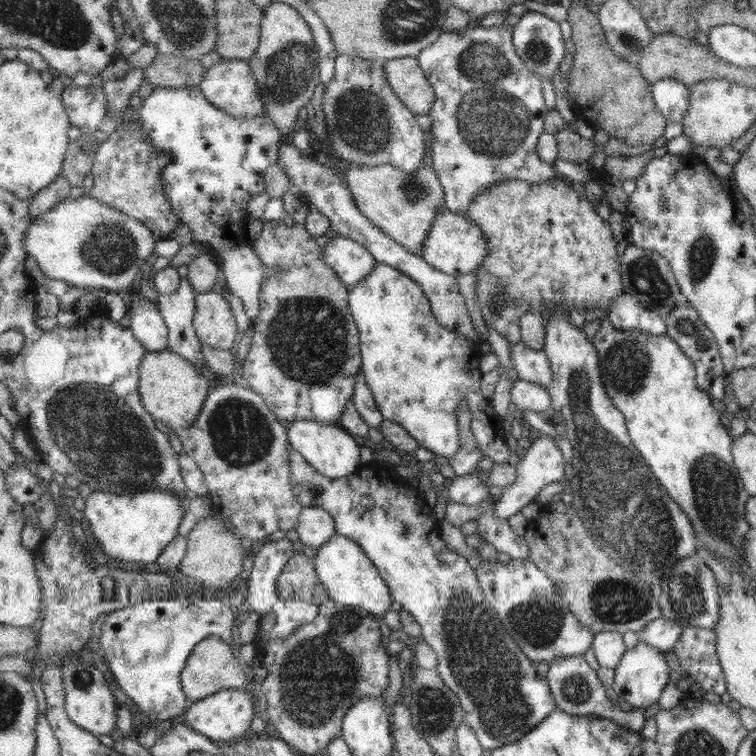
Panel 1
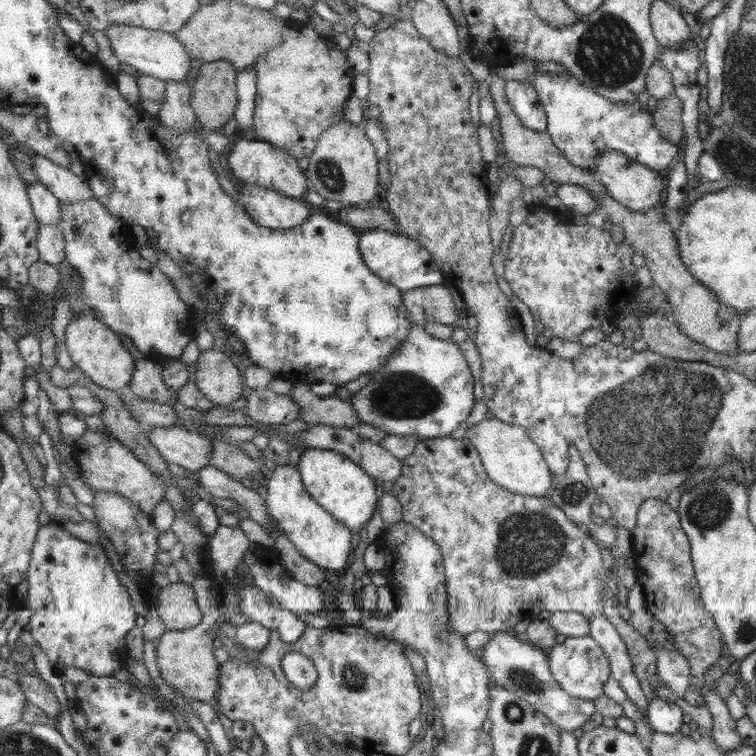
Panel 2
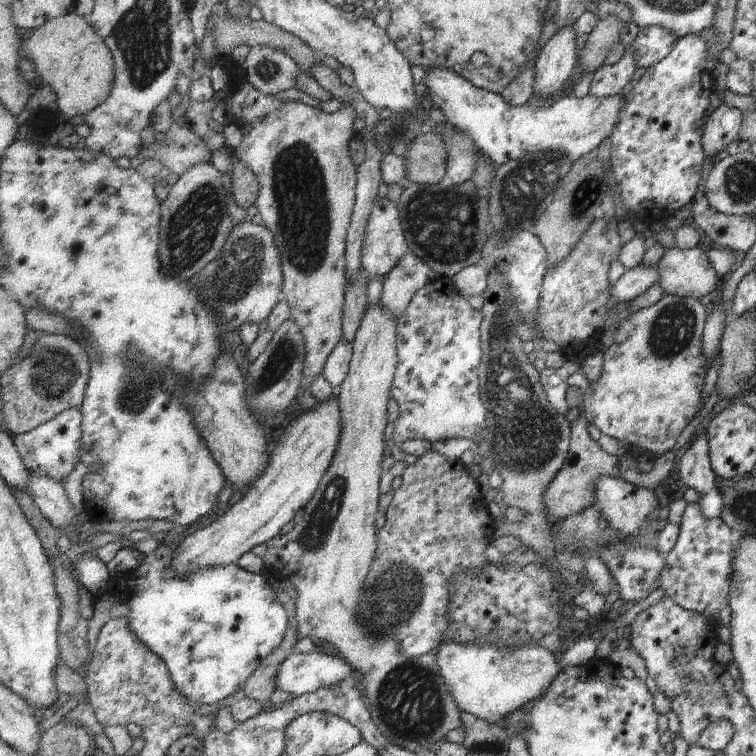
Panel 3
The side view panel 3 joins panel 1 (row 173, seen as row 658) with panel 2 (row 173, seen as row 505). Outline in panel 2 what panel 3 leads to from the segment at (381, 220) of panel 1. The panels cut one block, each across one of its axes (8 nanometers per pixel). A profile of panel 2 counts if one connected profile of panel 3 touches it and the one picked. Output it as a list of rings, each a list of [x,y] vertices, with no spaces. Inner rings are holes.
[[[342,121],[331,126],[326,133],[322,134],[319,144],[309,158],[309,165],[305,171],[309,175],[312,190],[327,200],[338,200],[350,206],[373,205],[377,193],[381,191],[379,187],[379,159],[378,151],[364,128],[359,124]]]

